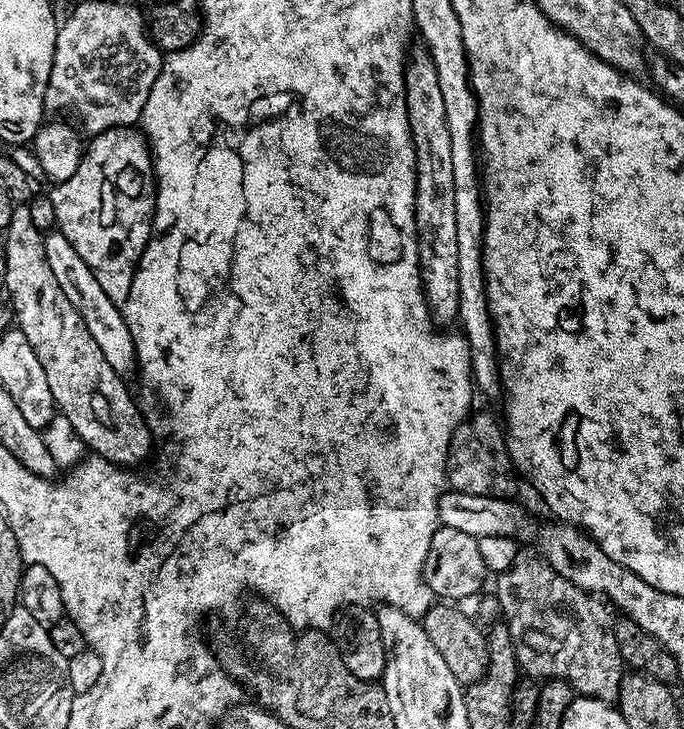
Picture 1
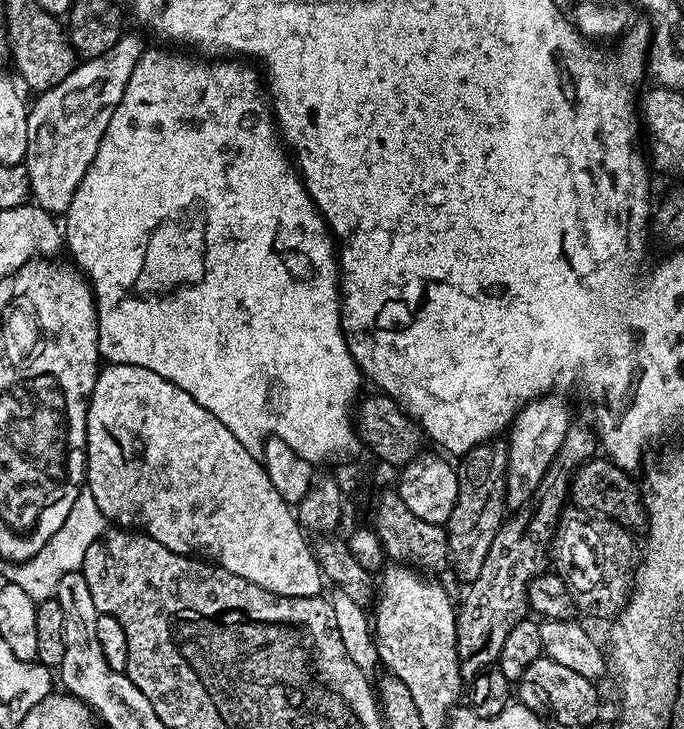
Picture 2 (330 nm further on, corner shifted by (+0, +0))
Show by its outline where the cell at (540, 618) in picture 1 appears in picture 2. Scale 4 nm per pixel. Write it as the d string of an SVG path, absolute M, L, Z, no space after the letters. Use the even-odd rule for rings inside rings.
M541 394L537 396L536 399L531 400L516 415L515 420L510 425L510 433L512 432L512 434L509 437L507 435L506 438L508 446L508 473L504 479L504 494L509 509L523 508L532 499L537 487L542 482L542 474L546 474L550 462L554 462L554 454L558 454L558 446L562 446L562 438L566 438L566 430L570 426L568 404L560 396L563 395Z

